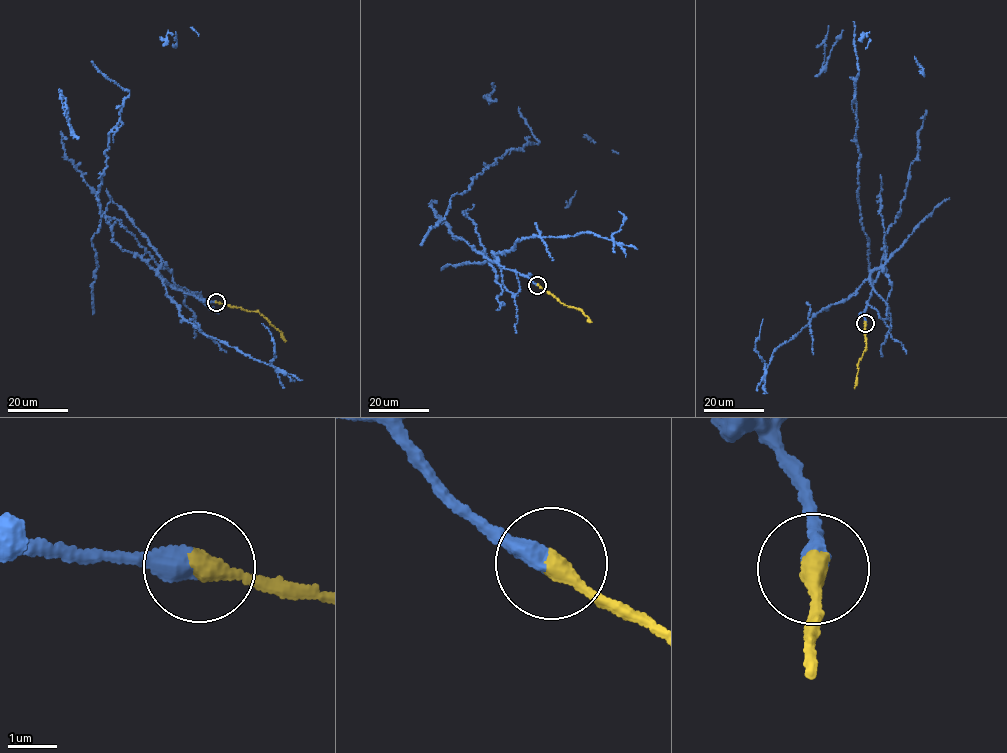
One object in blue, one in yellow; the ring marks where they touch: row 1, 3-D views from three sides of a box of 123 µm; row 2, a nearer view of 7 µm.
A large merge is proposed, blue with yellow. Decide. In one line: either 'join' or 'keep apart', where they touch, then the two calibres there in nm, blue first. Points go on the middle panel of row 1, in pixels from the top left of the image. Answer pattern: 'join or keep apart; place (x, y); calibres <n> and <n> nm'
keep apart; place (537, 285); calibres 440 and 400 nm

